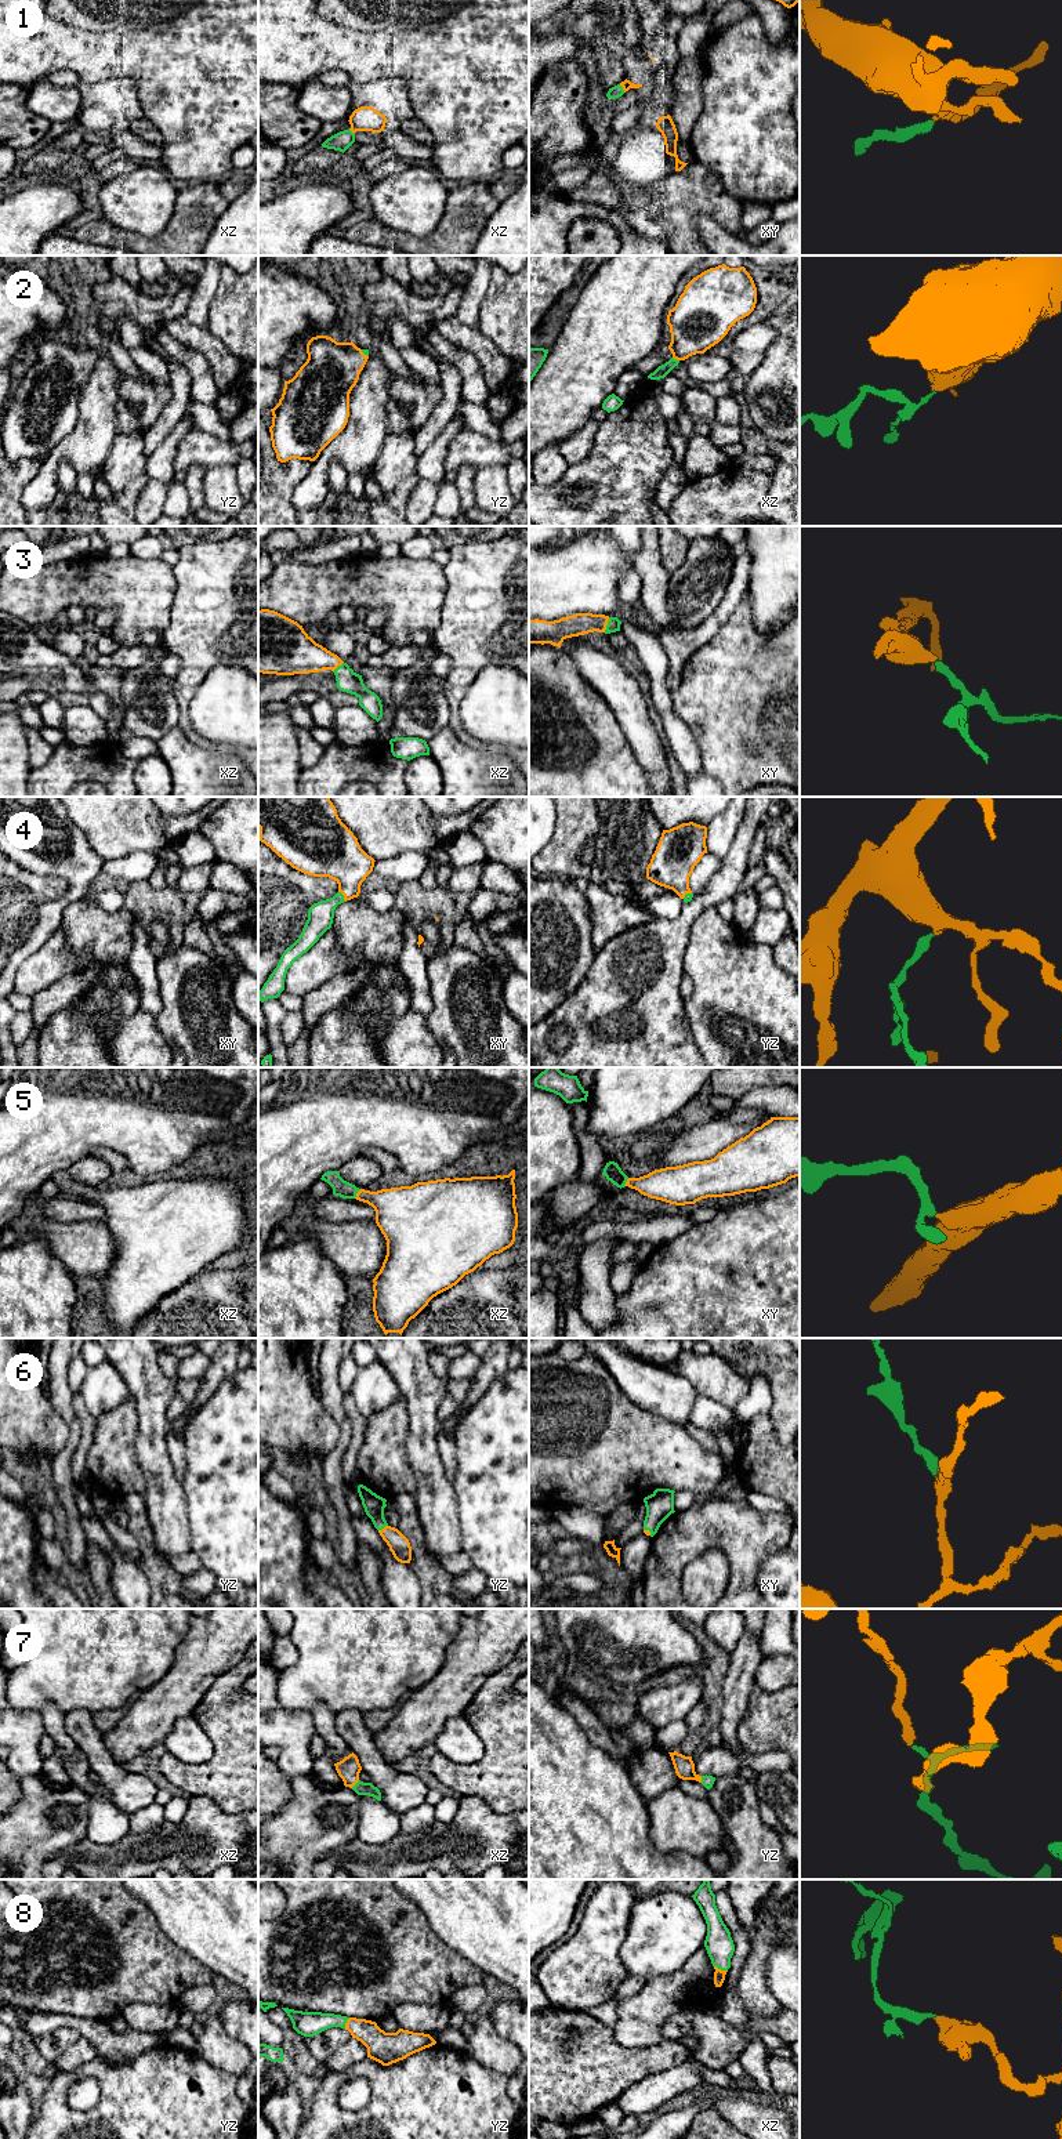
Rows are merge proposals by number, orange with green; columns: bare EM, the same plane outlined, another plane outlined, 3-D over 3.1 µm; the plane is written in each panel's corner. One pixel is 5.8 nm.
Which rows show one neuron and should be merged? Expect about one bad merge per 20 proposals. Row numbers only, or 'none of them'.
1, 2, 3, 4, 5, 6, 7, 8

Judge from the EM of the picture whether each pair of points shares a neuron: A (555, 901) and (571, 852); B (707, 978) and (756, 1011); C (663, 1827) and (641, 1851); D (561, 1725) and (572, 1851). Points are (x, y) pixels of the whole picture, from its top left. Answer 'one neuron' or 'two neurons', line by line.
A: two neurons
B: one neuron
C: two neurons
D: one neuron

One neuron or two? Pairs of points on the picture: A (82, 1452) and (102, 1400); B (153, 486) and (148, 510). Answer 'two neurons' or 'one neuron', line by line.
A: two neurons
B: one neuron

